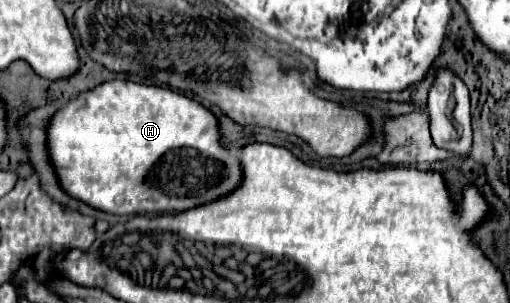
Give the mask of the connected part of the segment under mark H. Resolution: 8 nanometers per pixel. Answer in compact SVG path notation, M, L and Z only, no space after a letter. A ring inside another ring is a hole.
M134 81L102 83L96 89L80 93L80 97L76 101L70 101L64 109L58 109L58 113L48 123L48 149L50 149L50 157L58 171L58 179L62 183L64 191L96 209L102 209L102 211L114 213L114 215L136 215L136 213L154 213L154 211L164 211L164 213L166 211L176 211L176 213L188 211L192 207L200 207L200 205L212 203L224 195L230 195L240 185L240 179L242 179L240 159L222 147L218 119L210 109L206 109L204 105L200 105L194 99L188 99L186 95L182 95L176 90L154 87L154 85L140 85Z

